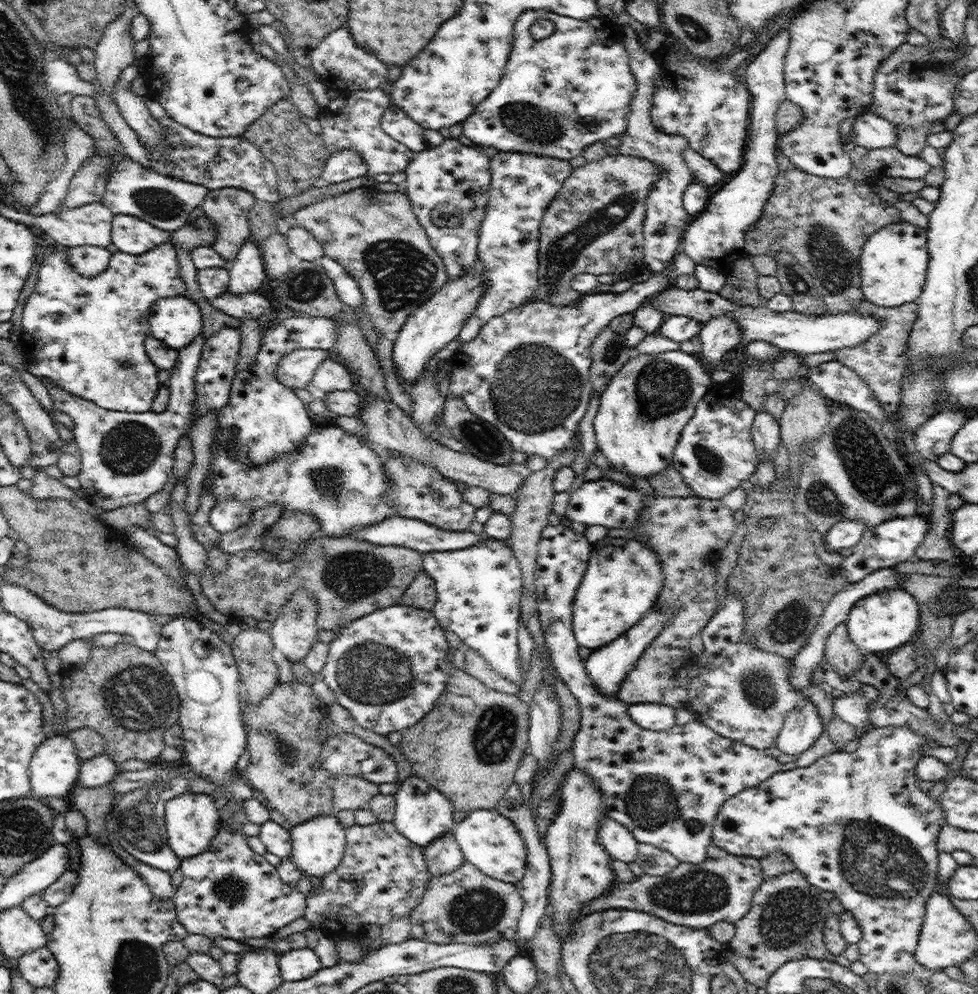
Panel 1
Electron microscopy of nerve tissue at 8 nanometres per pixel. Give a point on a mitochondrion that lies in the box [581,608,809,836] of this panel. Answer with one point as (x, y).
(759, 690)

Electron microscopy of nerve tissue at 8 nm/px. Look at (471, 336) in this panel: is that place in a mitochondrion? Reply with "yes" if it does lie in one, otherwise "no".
no

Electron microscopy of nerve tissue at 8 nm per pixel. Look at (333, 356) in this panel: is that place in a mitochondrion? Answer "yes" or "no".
no

